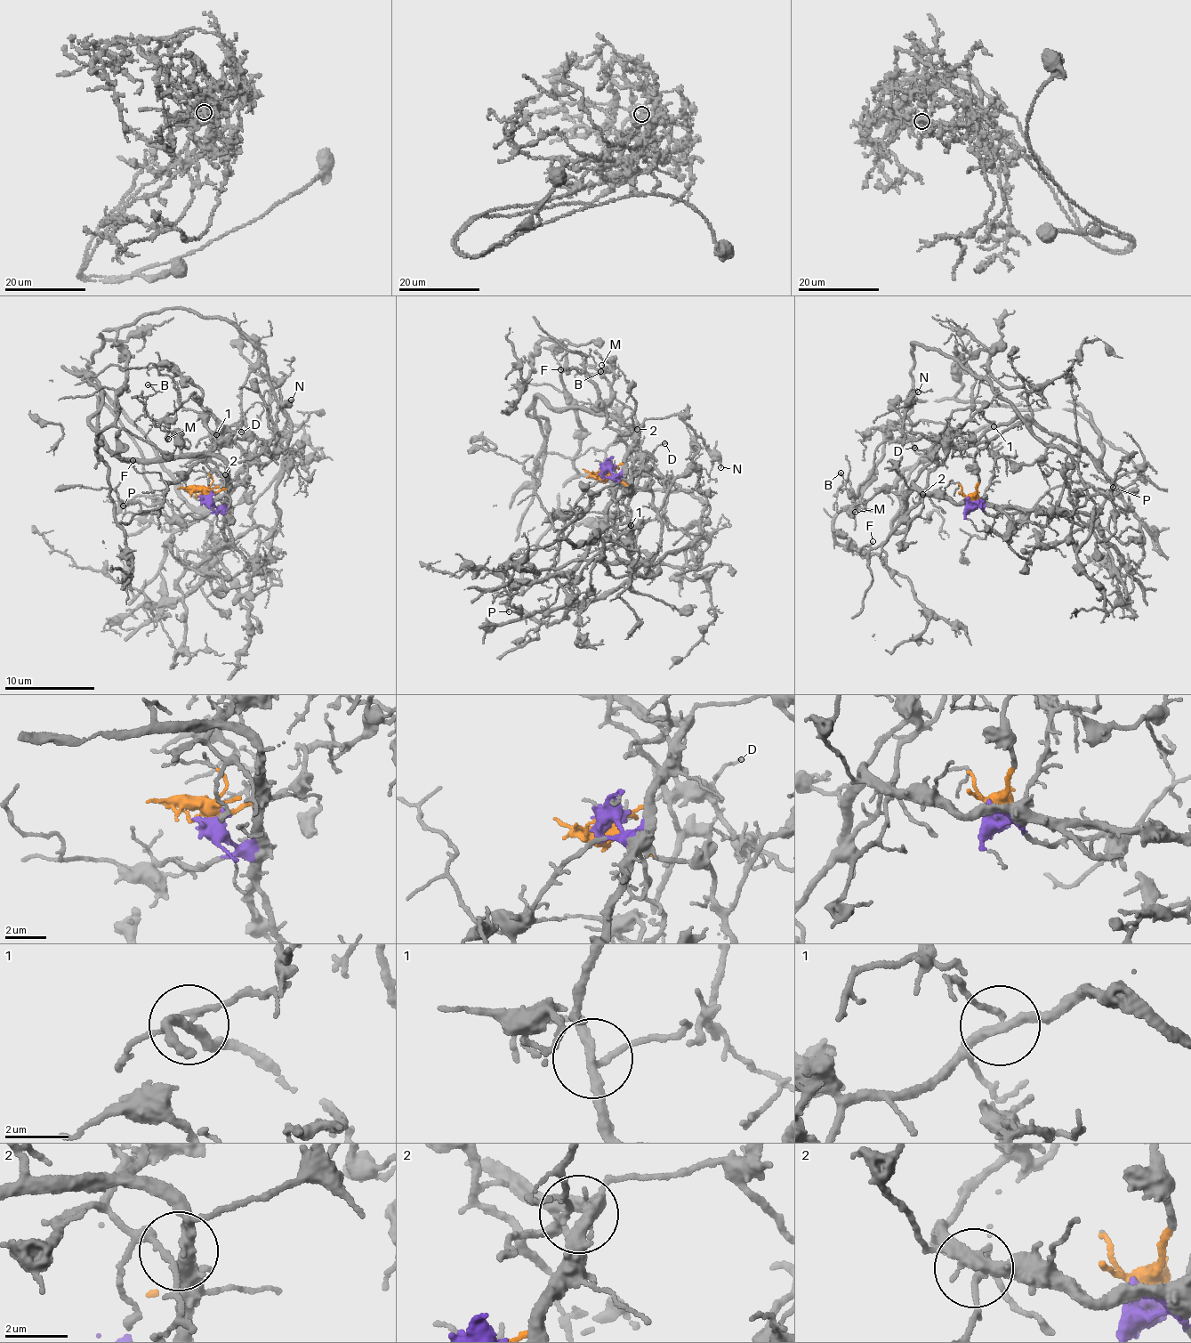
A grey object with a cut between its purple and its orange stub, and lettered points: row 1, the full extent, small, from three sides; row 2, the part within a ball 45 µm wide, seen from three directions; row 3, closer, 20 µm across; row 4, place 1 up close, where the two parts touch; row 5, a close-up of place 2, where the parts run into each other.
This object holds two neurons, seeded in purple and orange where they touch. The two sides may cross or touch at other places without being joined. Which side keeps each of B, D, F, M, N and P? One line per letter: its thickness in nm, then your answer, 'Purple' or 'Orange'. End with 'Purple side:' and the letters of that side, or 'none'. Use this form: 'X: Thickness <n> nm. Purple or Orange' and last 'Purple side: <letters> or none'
B: Thickness 110 nm. Orange
D: Thickness 120 nm. Purple
F: Thickness 80 nm. Orange
M: Thickness 110 nm. Purple
N: Thickness 190 nm. Purple
P: Thickness 150 nm. Purple
Purple side: D, M, N, P

